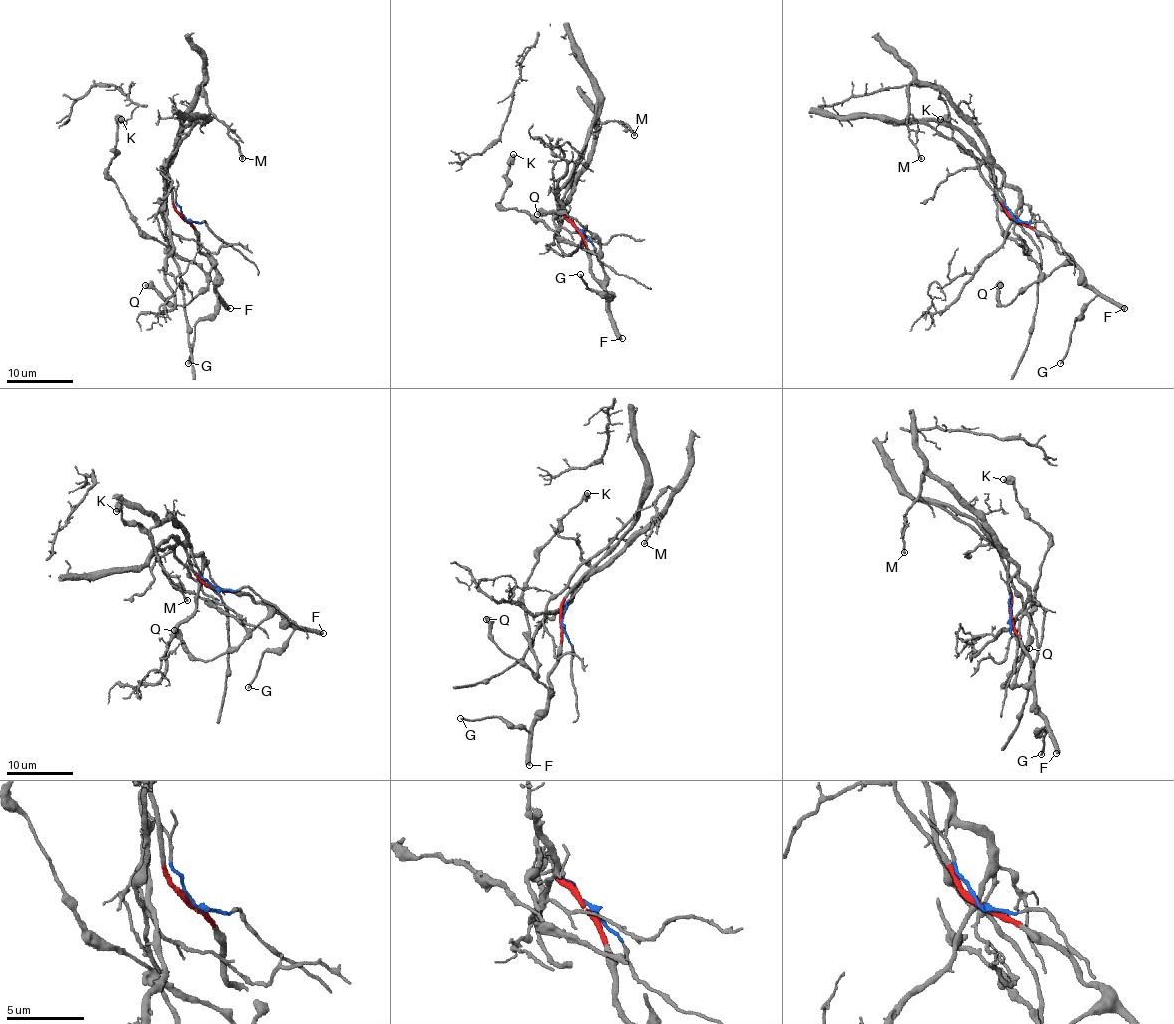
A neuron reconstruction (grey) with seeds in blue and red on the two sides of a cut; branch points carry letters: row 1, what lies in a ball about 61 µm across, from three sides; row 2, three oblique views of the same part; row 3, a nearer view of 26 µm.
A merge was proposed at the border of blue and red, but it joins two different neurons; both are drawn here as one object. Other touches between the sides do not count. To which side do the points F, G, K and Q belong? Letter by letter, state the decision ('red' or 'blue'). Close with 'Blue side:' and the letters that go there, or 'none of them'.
F: red
G: red
K: red
Q: red
Blue side: none of them

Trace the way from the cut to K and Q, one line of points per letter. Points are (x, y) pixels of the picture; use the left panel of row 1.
K: (186, 218), (195, 230), (197, 248), (212, 261), (207, 274), (139, 228), (108, 172), (121, 119)
Q: (186, 218), (195, 230), (197, 248), (212, 261), (207, 286), (182, 306), (169, 304), (144, 284)

